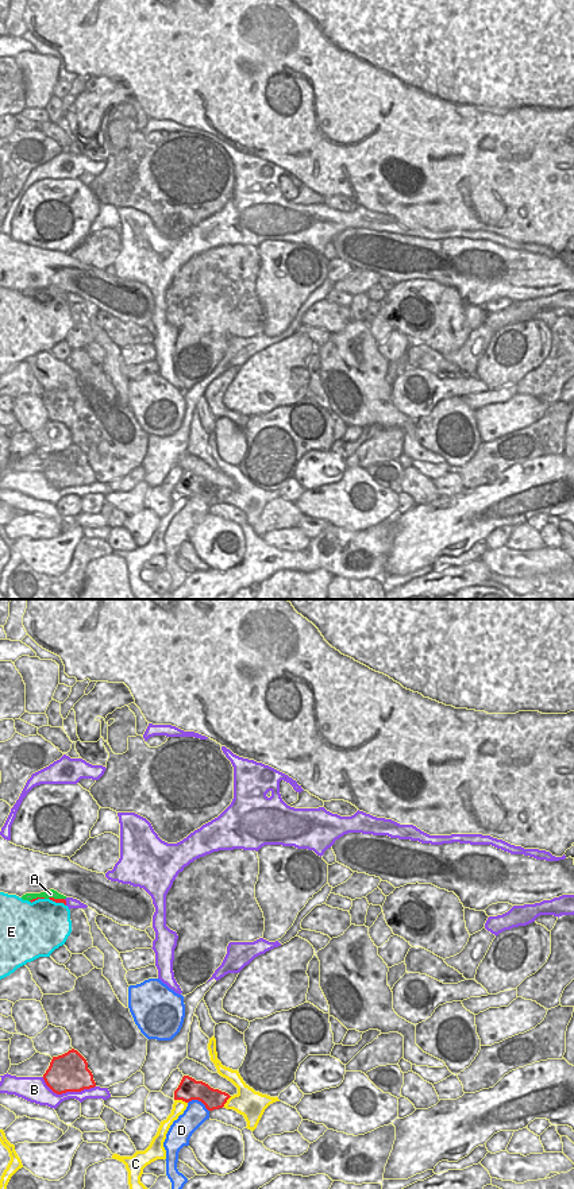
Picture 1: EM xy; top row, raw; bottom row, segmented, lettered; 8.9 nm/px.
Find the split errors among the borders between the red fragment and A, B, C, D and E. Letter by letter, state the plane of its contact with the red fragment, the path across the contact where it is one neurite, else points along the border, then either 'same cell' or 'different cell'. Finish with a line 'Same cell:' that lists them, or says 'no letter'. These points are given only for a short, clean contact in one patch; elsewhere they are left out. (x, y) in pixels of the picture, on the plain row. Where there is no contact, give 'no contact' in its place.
A: contact in xy; way xy (57, 296), (56, 294), (50, 289); same cell
B: contact in xy; different cell
C: contact in xy; different cell
D: contact in xy; different cell
E: contact in xy; different cell
Same cell: A

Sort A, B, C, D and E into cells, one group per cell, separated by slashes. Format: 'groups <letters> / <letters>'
groups A / B / C / D / E

